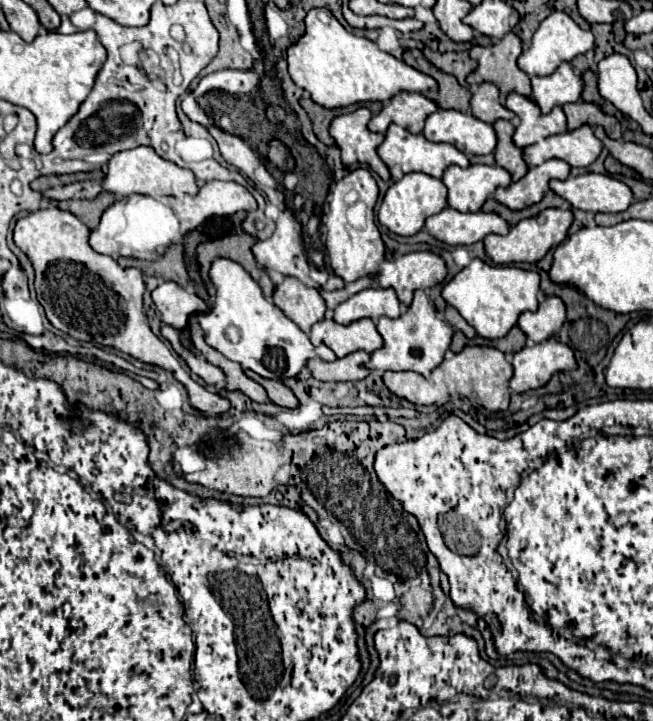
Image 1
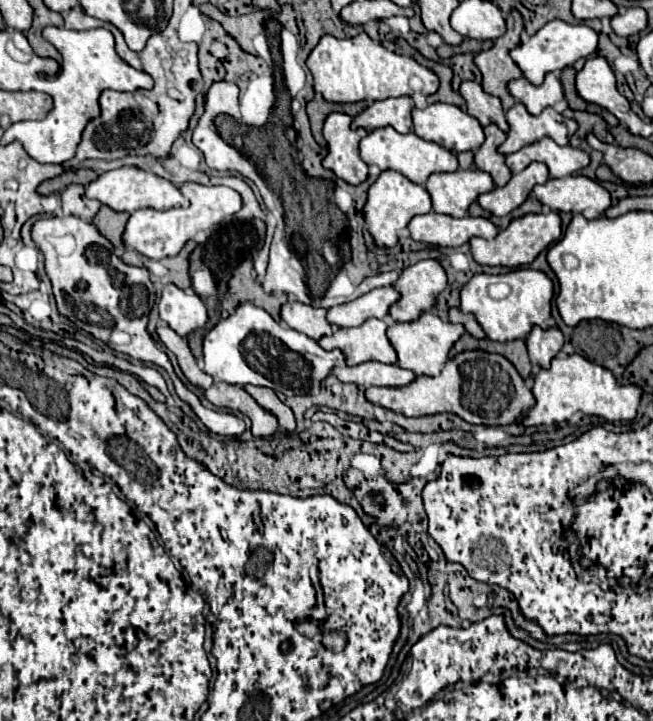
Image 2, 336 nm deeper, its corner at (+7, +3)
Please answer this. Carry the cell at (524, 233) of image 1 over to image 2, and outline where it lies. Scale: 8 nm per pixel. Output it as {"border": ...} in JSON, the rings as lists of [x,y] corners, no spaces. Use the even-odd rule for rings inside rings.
{"border":[[[551,211],[551,213],[537,213],[537,215],[525,215],[519,219],[513,219],[511,225],[491,241],[473,237],[471,239],[471,253],[473,259],[481,265],[503,265],[503,267],[519,267],[531,263],[543,249],[547,249],[551,243],[557,243],[561,237],[561,217]]]}

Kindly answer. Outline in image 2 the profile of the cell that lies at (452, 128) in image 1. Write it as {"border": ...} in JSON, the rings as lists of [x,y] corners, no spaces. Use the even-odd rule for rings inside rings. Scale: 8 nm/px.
{"border":[[[445,103],[413,109],[413,131],[421,139],[439,143],[451,153],[477,151],[485,141],[483,127],[475,117]]]}

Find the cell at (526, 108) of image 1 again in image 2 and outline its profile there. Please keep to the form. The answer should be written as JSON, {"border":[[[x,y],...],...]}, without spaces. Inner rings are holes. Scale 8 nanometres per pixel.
{"border":[[[517,103],[505,115],[511,129],[507,133],[505,143],[499,147],[499,153],[503,155],[515,153],[545,135],[559,145],[567,145],[571,135],[577,131],[577,123],[573,119],[563,117],[553,107],[543,109],[541,115],[531,115],[523,103]]]}

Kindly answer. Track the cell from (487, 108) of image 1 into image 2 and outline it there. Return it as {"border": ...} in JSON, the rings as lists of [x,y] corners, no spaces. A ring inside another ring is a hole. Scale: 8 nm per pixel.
{"border":[[[465,81],[461,83],[461,95],[467,101],[467,113],[473,115],[483,127],[489,123],[499,125],[505,133],[509,131],[509,125],[505,121],[505,111],[501,107],[499,97],[493,97],[483,91],[483,87],[475,81]]]}

